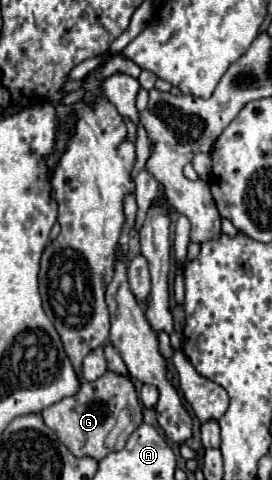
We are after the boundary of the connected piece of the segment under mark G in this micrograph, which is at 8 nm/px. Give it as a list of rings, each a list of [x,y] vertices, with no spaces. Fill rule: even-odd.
[[[111,370],[105,372],[99,380],[83,382],[75,396],[69,396],[69,398],[63,398],[63,400],[51,404],[49,408],[45,408],[41,412],[41,416],[43,416],[45,424],[59,436],[59,440],[69,448],[69,452],[73,456],[77,456],[77,458],[89,456],[97,462],[103,460],[103,456],[107,456],[111,452],[123,450],[131,432],[135,432],[135,428],[139,428],[139,424],[143,424],[141,404],[139,404],[133,382],[129,380],[127,374],[117,374]],[[121,410],[129,410],[131,422],[121,430],[115,444],[109,448],[107,438],[109,438],[111,430],[117,426],[117,418],[119,418]]]

